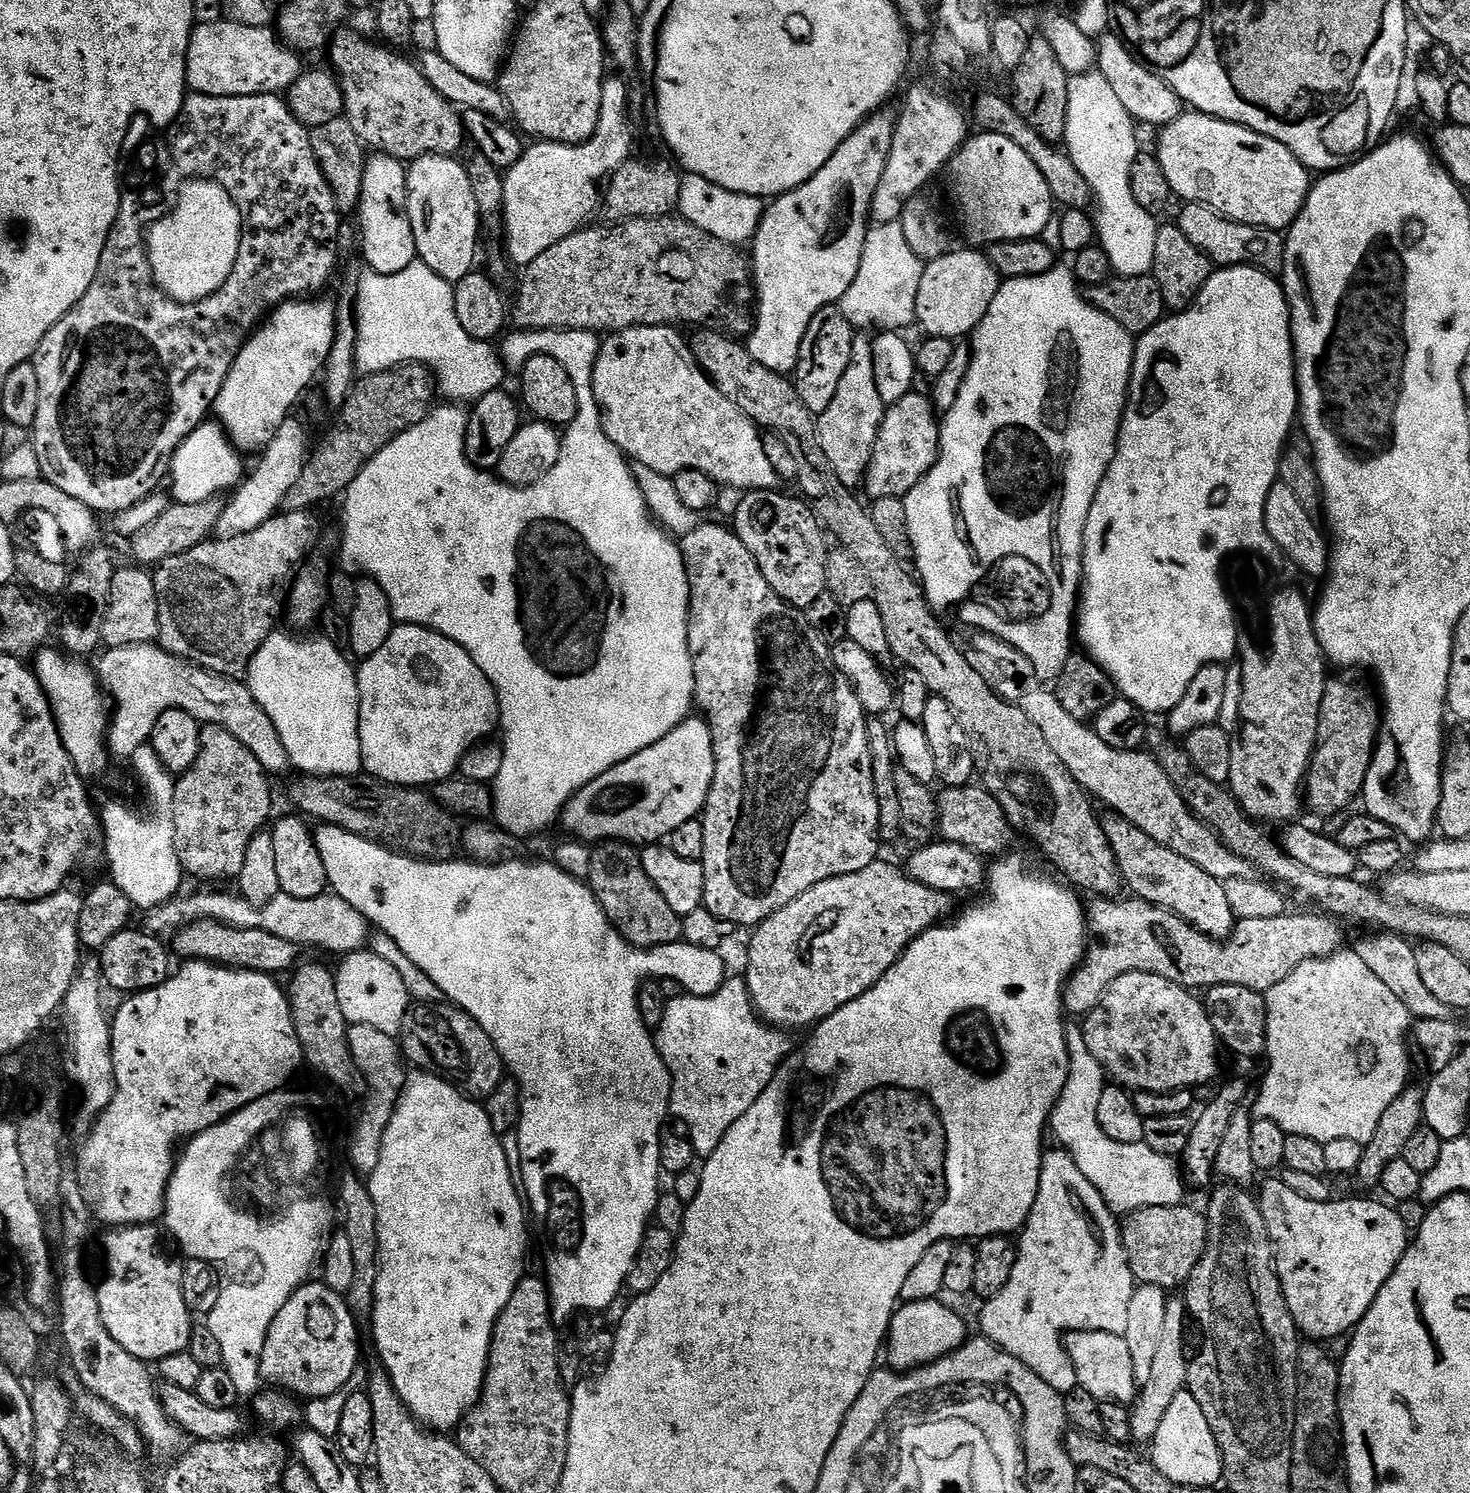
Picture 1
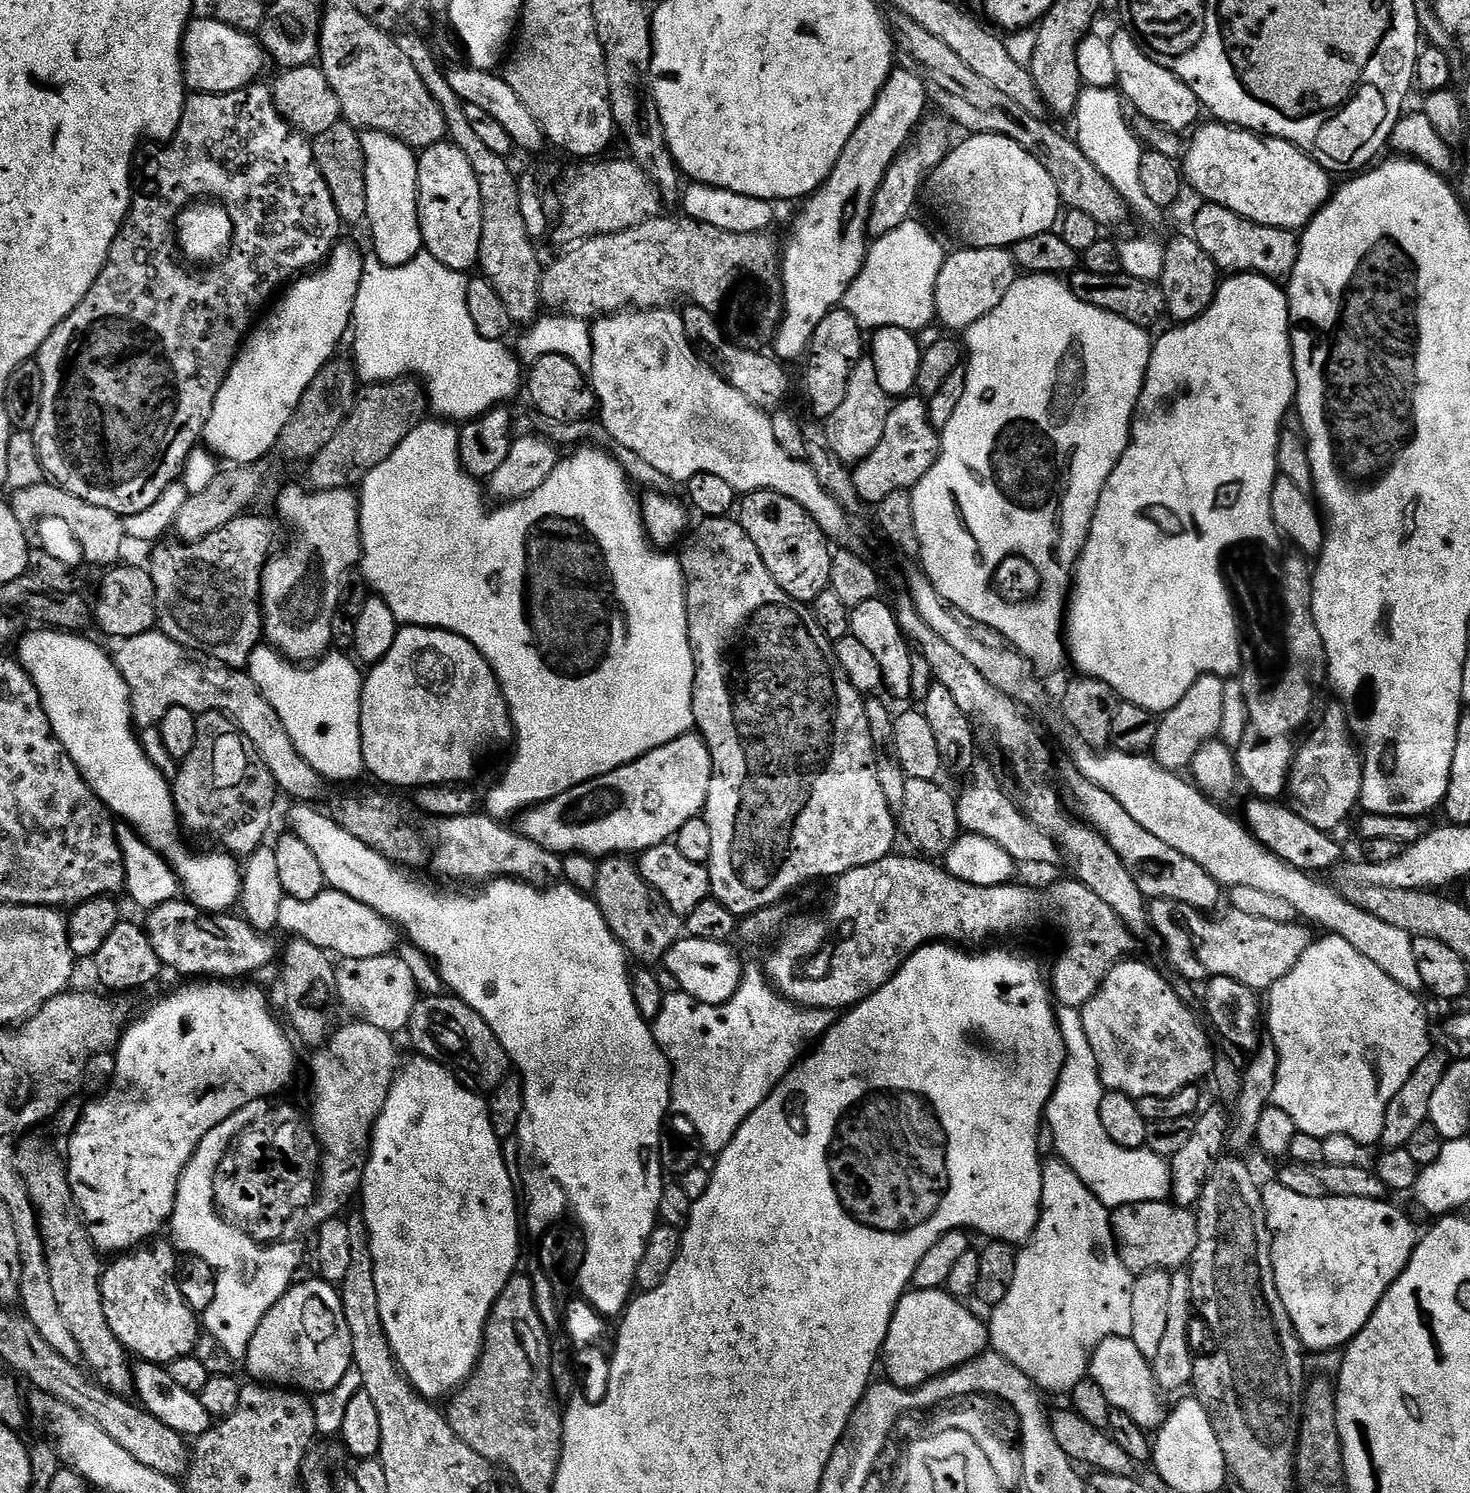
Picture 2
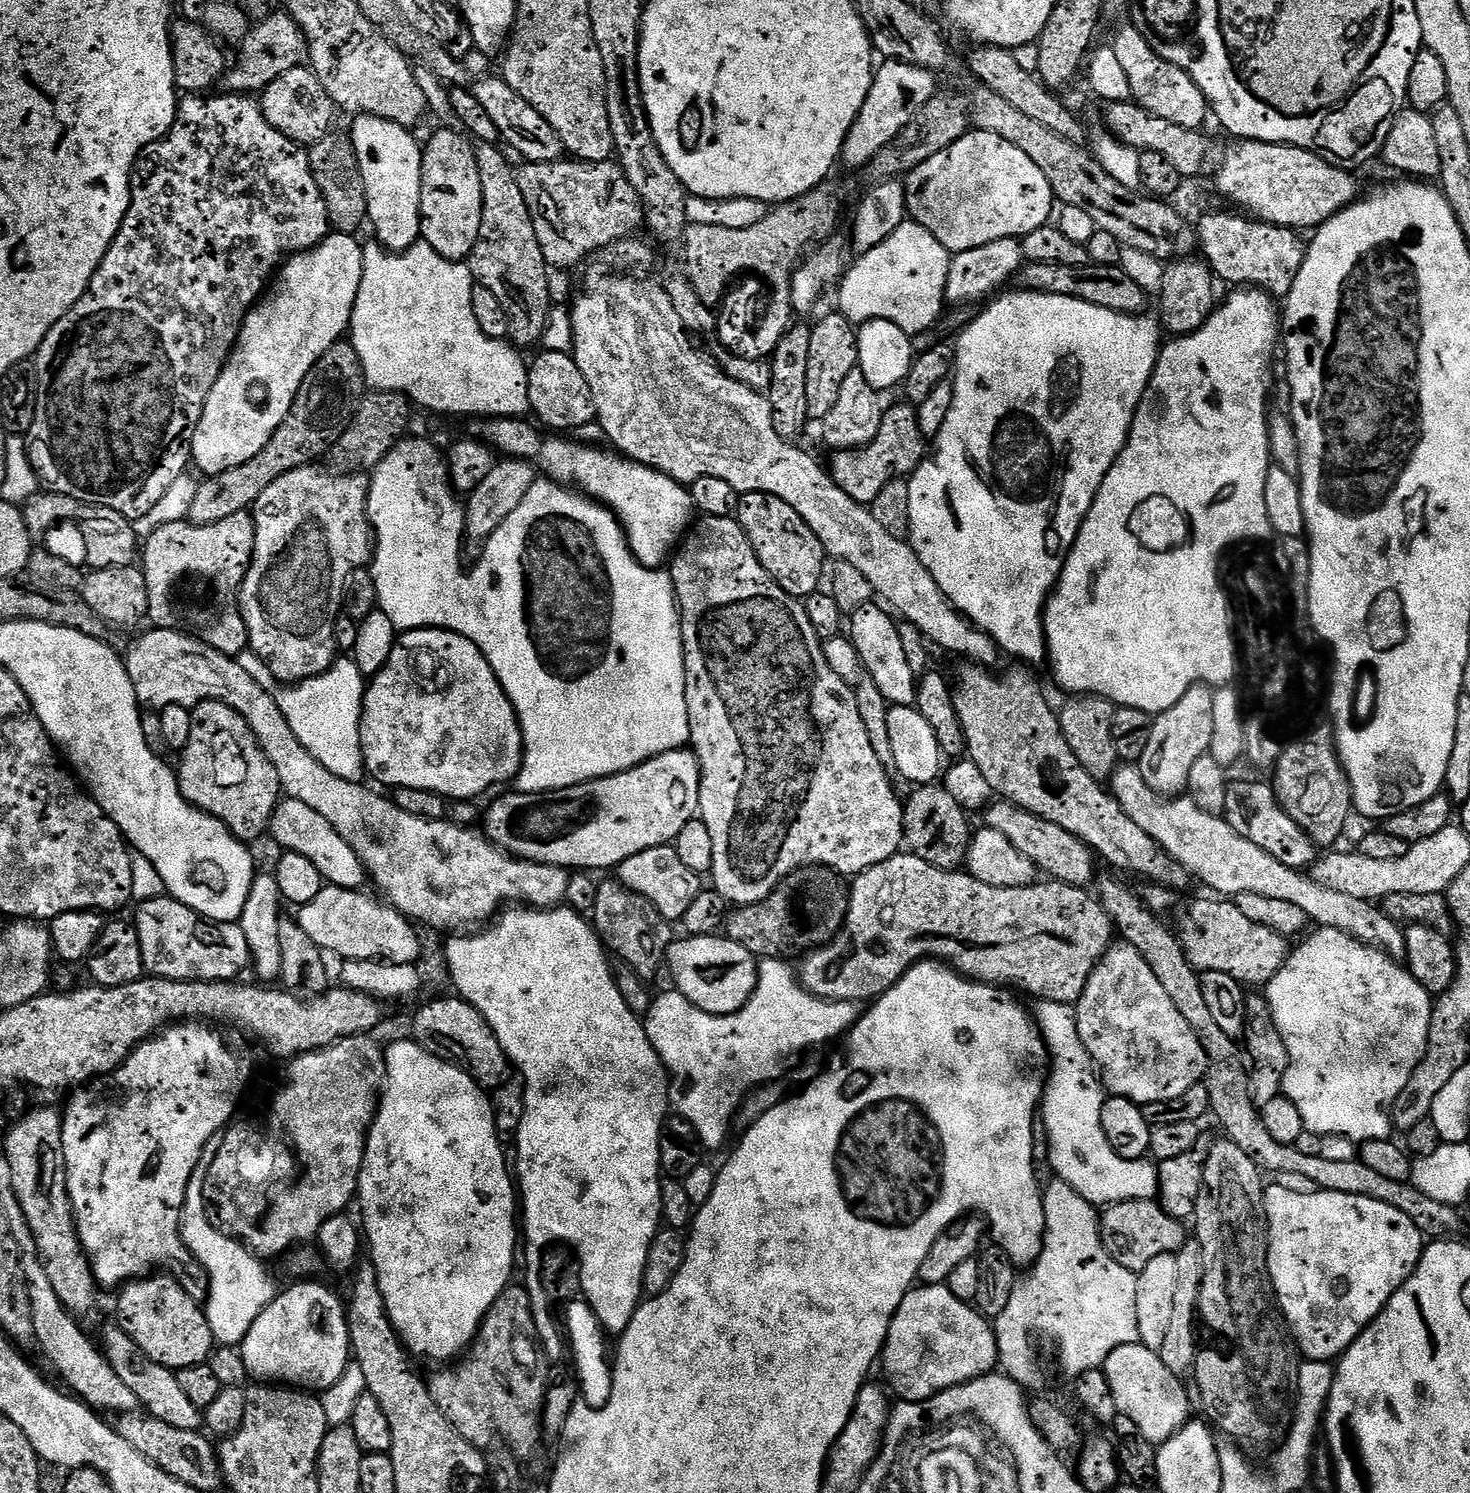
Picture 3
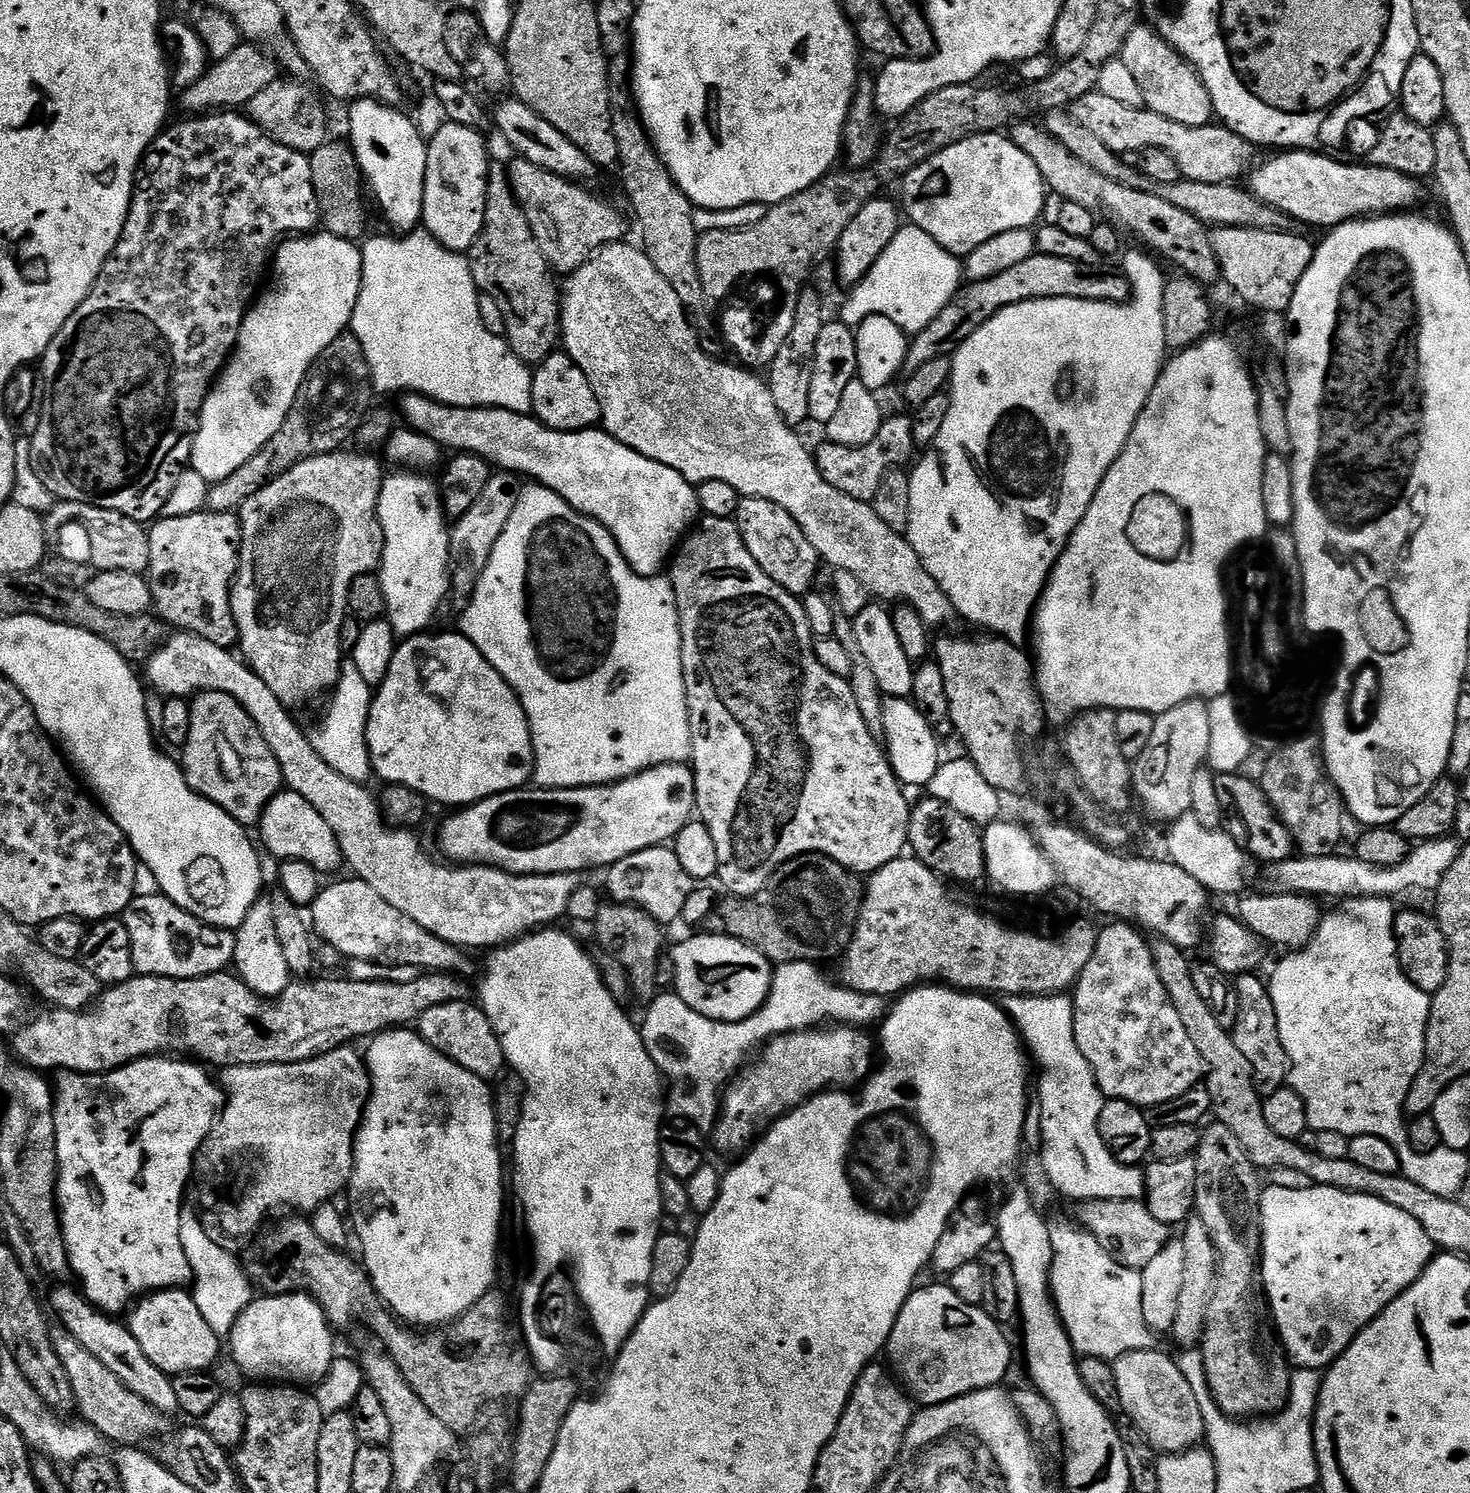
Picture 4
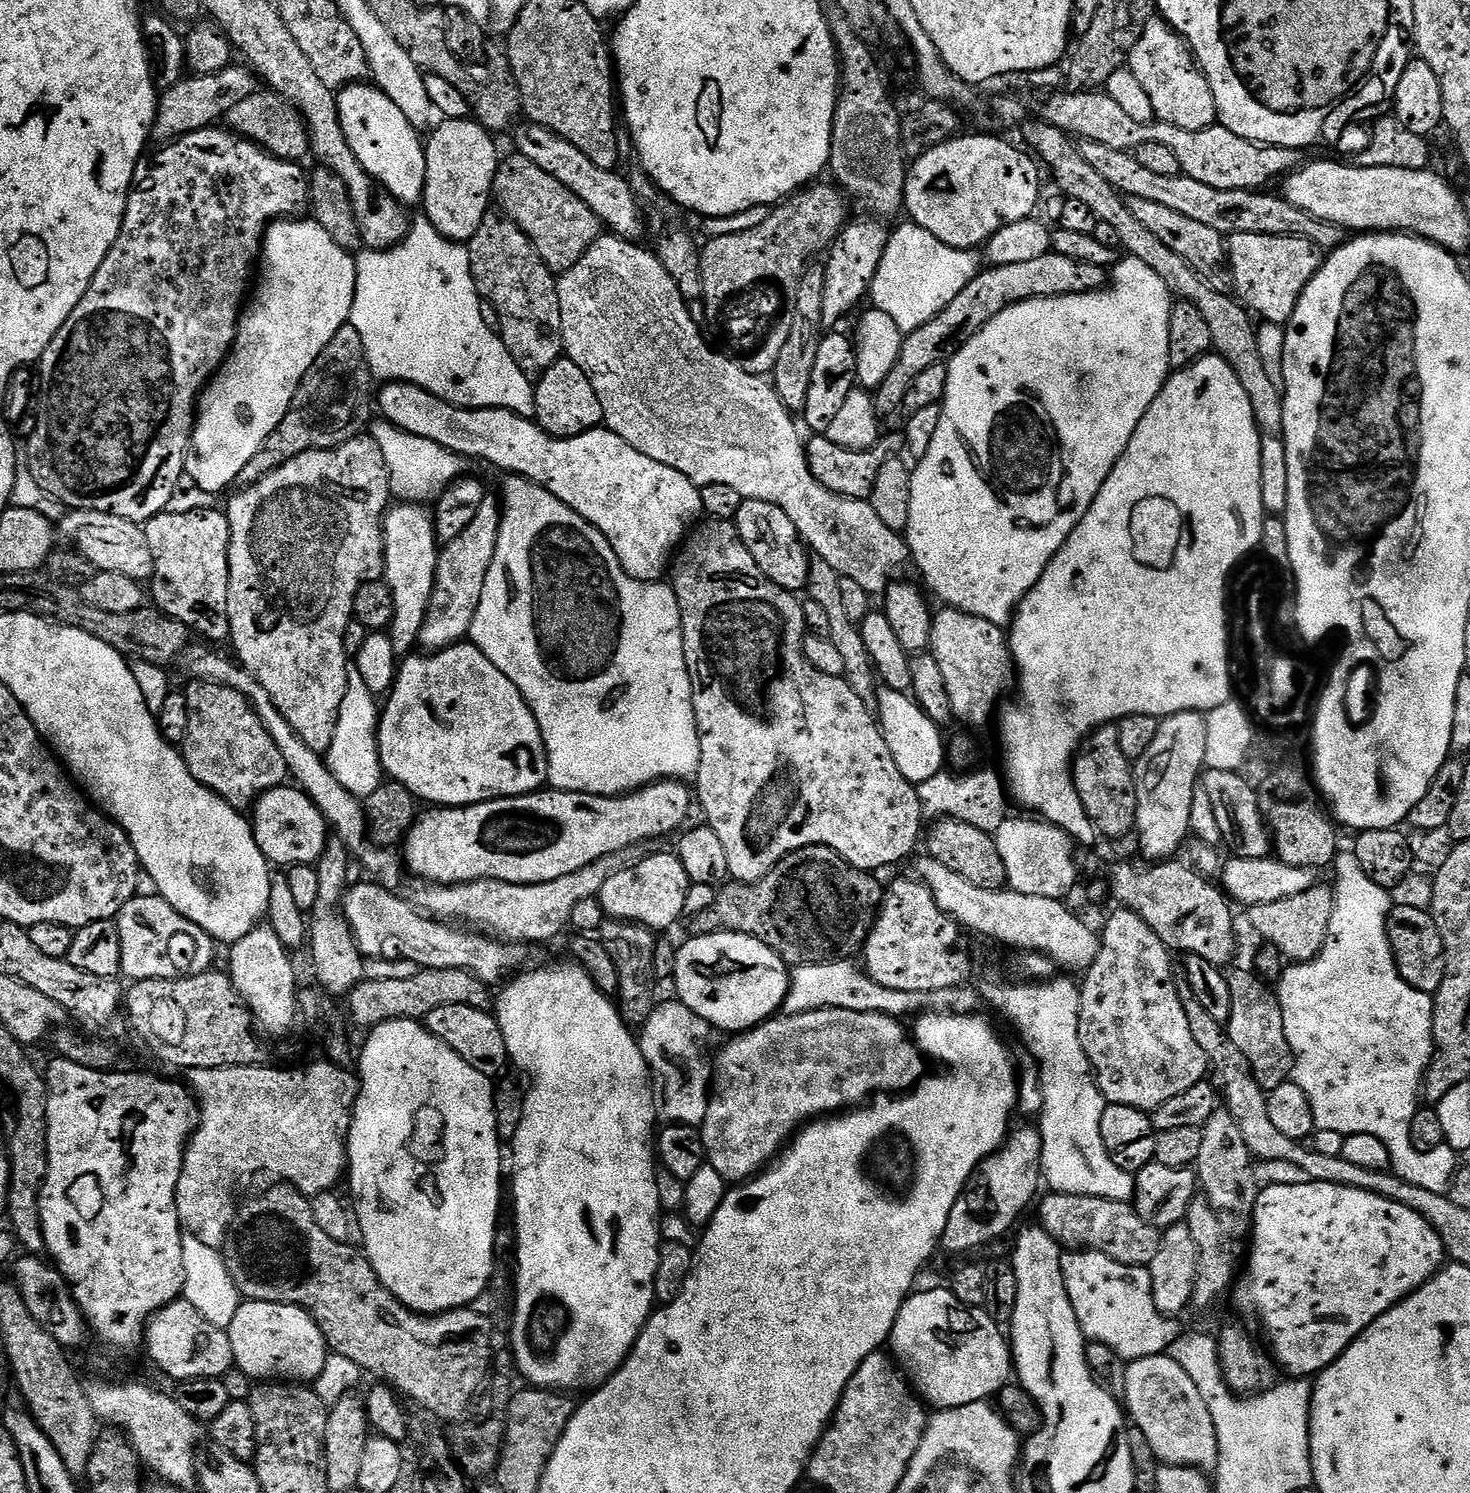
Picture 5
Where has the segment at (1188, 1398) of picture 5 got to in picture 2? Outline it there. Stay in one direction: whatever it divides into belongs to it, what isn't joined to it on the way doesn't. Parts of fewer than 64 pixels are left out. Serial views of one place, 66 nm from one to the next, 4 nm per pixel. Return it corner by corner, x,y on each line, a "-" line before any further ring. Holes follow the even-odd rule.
1111,1336
1092,1351
1090,1379
1102,1388
1113,1409
1125,1411
1142,1429
1156,1430
1164,1423
1166,1407
1162,1389
1156,1383
1151,1363
1129,1337

